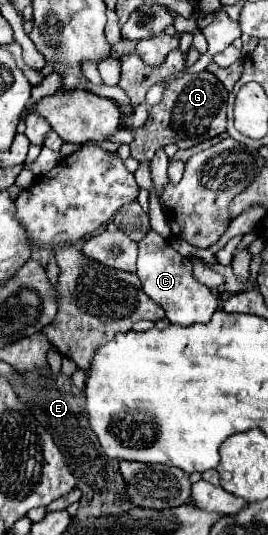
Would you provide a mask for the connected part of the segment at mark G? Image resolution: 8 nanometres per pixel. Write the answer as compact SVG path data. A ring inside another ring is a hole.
M207 70L193 76L185 74L181 78L169 80L163 100L151 110L151 118L147 118L147 122L141 128L131 128L135 132L135 142L131 144L131 158L139 162L149 162L155 150L167 144L177 144L179 148L191 148L199 142L223 134L227 126L225 102L227 102L225 86Z

